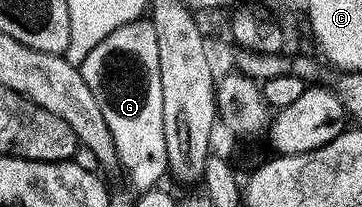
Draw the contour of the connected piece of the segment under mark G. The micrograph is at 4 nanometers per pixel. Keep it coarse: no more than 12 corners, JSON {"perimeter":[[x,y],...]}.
{"perimeter":[[150,18],[81,64],[118,166],[138,189],[168,174]]}

